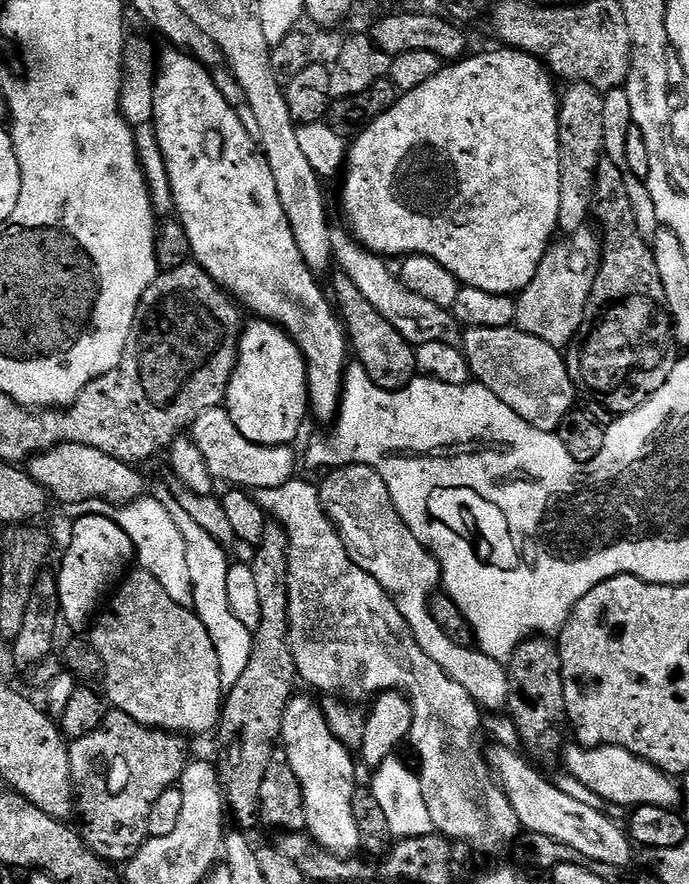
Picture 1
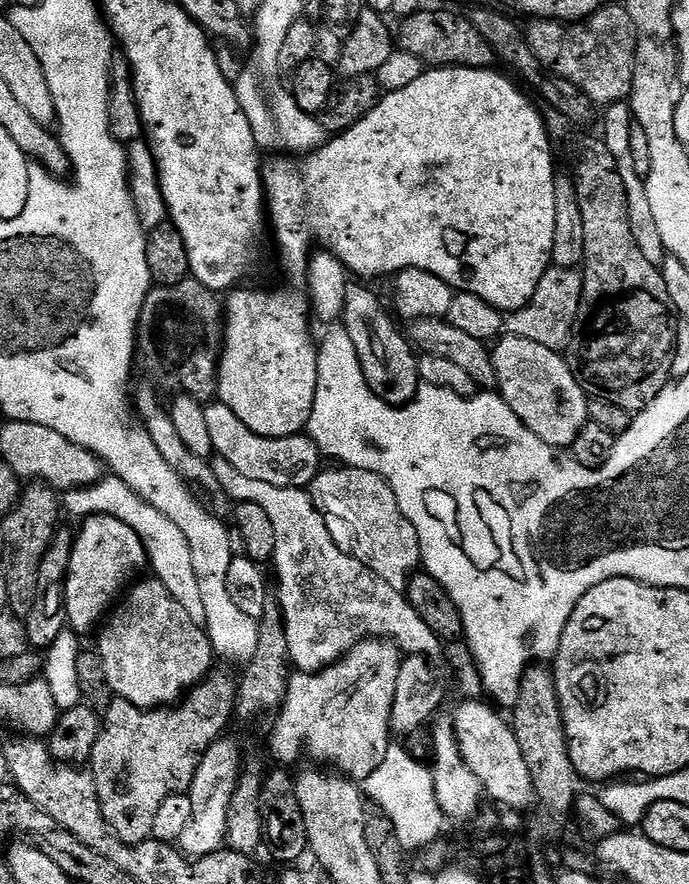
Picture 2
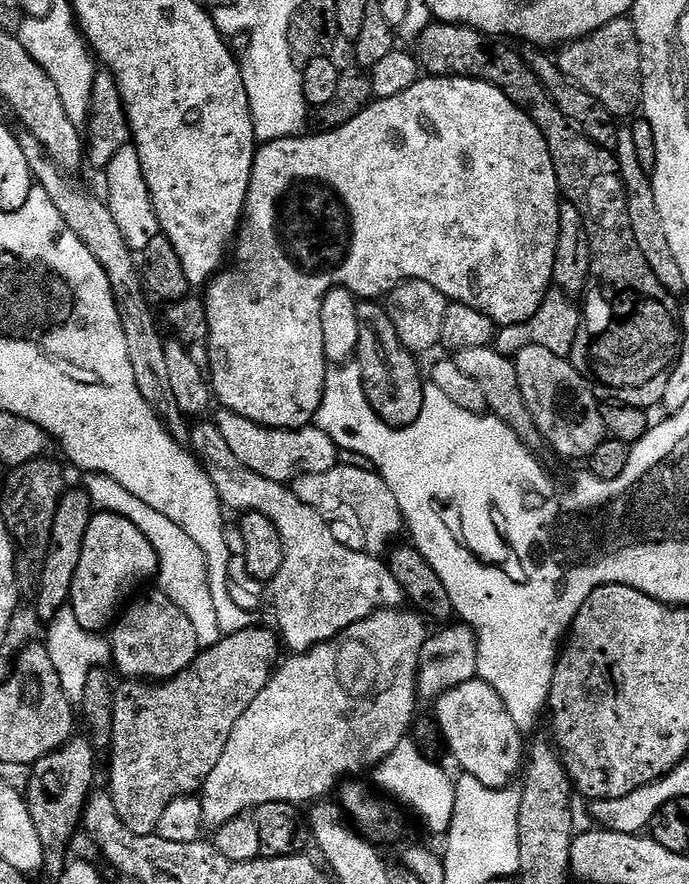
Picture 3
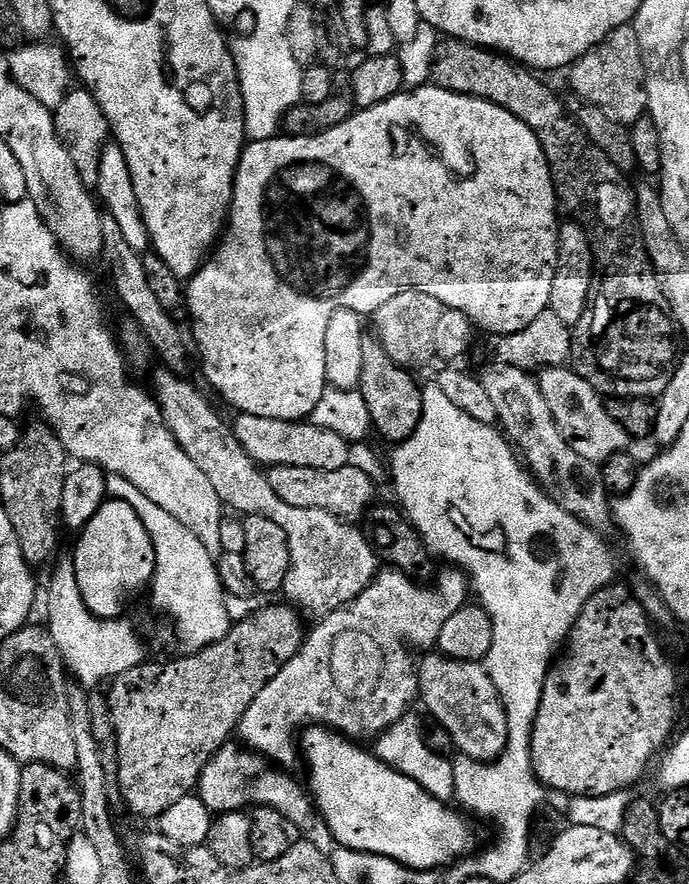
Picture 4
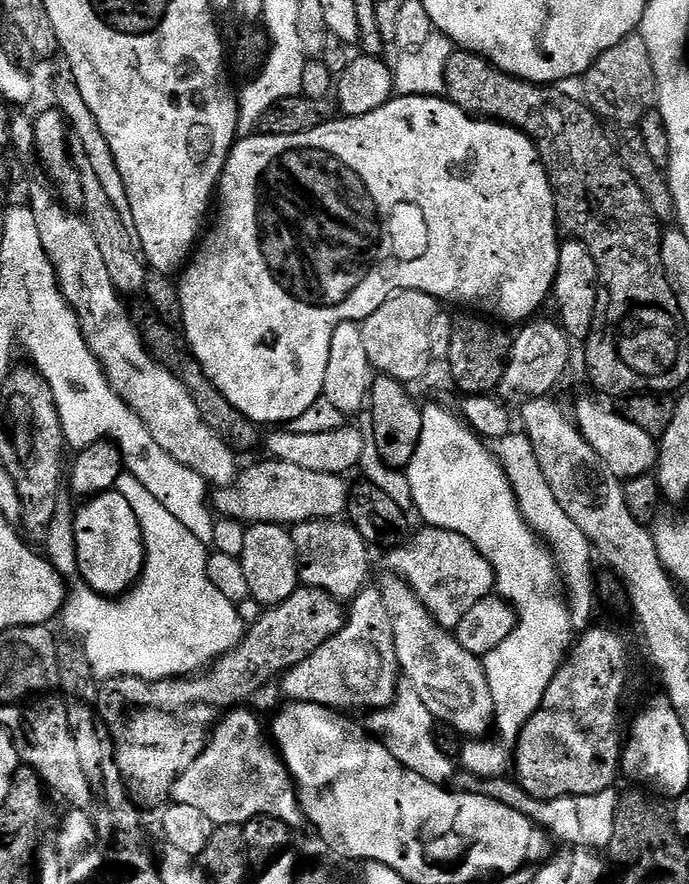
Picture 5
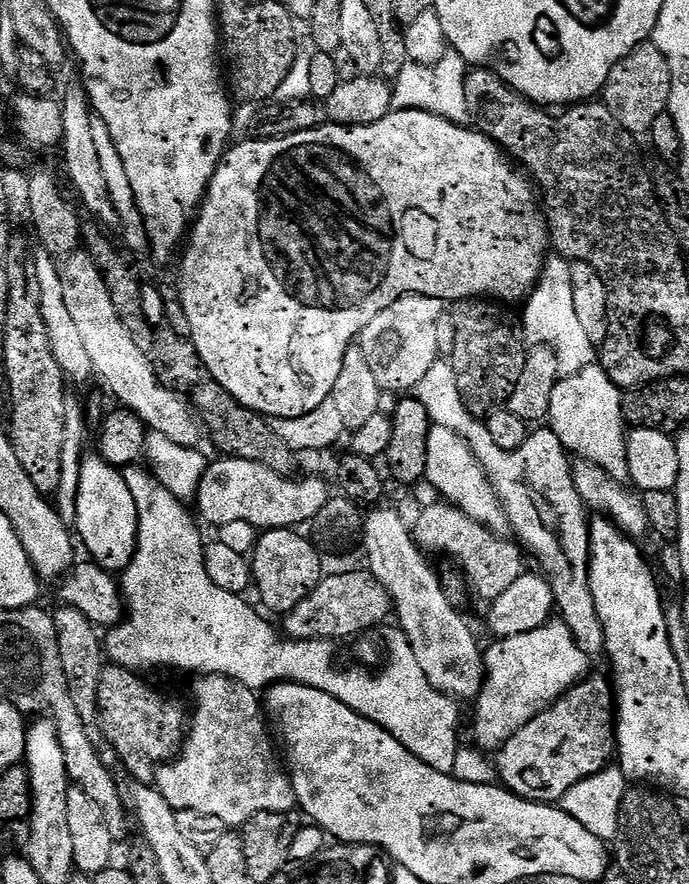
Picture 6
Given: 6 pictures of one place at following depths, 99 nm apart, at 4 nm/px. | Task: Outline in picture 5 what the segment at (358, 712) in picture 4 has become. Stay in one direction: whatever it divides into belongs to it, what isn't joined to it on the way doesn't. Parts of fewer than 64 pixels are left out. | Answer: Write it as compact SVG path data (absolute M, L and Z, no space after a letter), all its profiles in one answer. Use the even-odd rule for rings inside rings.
M427 526L421 529L416 537L413 535L403 546L387 553L387 571L414 589L428 613L443 628L454 630L458 622L462 622L462 614L466 614L474 602L482 602L482 598L493 595L496 575L486 557L470 541L462 538L462 534ZM365 587L364 591L353 596L342 628L332 638L322 642L322 646L318 646L318 650L314 650L310 658L298 662L298 666L283 673L283 680L284 692L288 695L289 701L302 700L307 704L321 704L345 714L355 713L355 708L368 708L367 710L387 708L392 703L393 697L398 694L396 683L401 683L402 673L392 637L392 619L388 617L386 602L379 587Z

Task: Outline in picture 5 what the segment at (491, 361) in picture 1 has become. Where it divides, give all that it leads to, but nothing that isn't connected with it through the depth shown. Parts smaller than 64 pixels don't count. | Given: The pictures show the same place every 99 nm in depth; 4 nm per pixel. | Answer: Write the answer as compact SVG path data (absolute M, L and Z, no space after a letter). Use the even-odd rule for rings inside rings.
M580 400L576 404L574 423L586 438L586 442L594 446L598 458L606 462L610 474L617 476L621 482L632 480L635 476L649 475L655 469L657 441L650 434L646 434L646 430L634 426L634 422L627 420L619 411L611 412L596 400Z

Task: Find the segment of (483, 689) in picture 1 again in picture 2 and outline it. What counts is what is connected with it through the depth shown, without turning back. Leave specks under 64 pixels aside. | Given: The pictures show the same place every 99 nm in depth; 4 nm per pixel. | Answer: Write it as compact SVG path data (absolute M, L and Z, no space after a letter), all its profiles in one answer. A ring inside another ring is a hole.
M332 467L336 468L329 472L328 469L320 471L310 485L314 506L325 517L336 519L352 531L356 539L355 555L374 575L382 578L386 586L394 586L394 590L404 592L421 567L418 530L414 530L414 526L410 526L410 518L402 514L402 506L398 506L398 498L394 498L394 490L387 480L370 470Z

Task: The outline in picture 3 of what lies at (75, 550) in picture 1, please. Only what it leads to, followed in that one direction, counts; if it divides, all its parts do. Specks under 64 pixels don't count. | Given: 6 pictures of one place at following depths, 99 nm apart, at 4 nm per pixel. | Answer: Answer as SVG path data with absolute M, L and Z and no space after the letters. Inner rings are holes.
M96 512L90 530L86 530L86 542L82 542L78 574L74 574L70 607L74 610L74 618L78 618L78 626L97 634L111 629L118 613L129 603L131 592L151 576L153 579L159 571L160 559L154 546L134 522L118 514Z

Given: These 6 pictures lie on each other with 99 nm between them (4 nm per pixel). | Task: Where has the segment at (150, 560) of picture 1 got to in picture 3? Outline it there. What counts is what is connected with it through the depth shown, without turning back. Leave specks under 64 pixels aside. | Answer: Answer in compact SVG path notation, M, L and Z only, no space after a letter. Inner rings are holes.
M93 472L85 480L88 481L83 481L82 487L87 492L96 512L118 514L122 518L134 522L134 526L138 526L138 530L142 530L142 534L146 534L146 538L154 546L160 559L159 587L170 598L170 602L174 602L174 606L178 606L178 610L182 610L182 614L186 614L186 618L190 618L191 624L194 625L194 634L198 634L201 649L218 643L222 633L218 626L218 614L214 611L214 601L210 599L206 556L202 554L200 547L191 540L190 534L186 534L186 530L182 530L182 526L170 522L170 518L166 518L166 514L158 514L158 510L146 506L146 502L134 498L134 494L130 494L130 490L126 490L123 486L118 486L118 482L114 482L114 478Z

